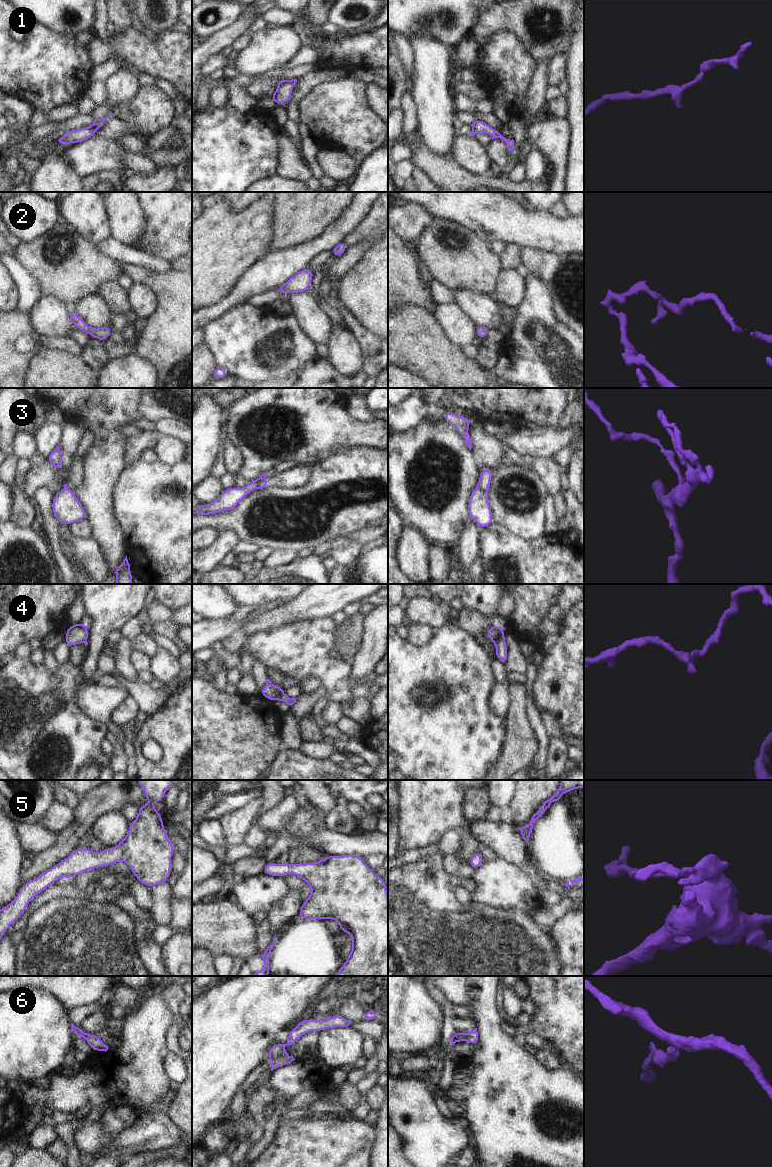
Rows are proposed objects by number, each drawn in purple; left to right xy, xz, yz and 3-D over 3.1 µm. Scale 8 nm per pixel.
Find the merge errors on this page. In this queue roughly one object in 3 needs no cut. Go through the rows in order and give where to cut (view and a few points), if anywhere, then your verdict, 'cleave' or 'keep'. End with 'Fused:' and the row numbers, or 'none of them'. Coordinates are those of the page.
1: xy (90, 126), (95, 131) | cleave
2: no cut | keep
3: xz (265, 477), (257, 482), (255, 488) | cleave
4: yz (504, 630), (493, 642) | cleave
5: no cut | keep
6: no cut | keep
Fused: 1, 3, 4

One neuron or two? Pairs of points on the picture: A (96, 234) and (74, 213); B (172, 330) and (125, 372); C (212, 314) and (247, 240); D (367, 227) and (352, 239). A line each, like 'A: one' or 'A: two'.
A: one
B: two
C: two
D: one

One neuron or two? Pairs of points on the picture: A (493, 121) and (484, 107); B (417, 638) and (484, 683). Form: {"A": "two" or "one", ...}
{"A": "two", "B": "two"}

